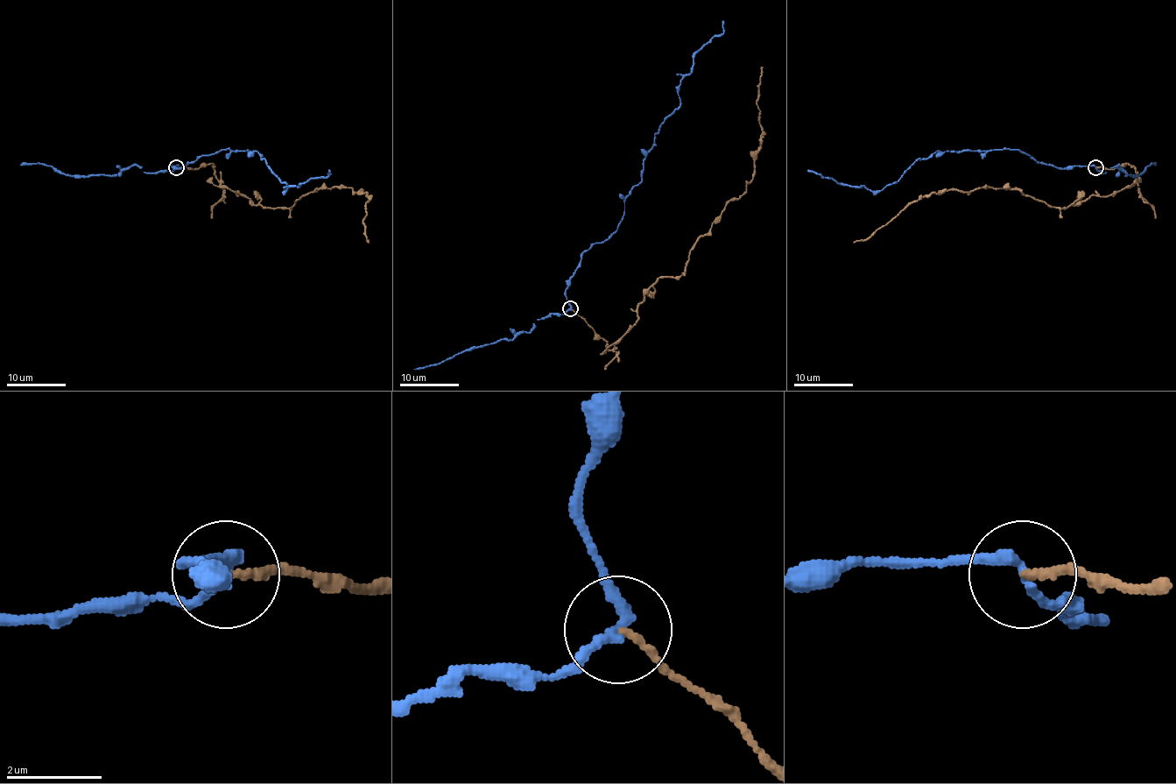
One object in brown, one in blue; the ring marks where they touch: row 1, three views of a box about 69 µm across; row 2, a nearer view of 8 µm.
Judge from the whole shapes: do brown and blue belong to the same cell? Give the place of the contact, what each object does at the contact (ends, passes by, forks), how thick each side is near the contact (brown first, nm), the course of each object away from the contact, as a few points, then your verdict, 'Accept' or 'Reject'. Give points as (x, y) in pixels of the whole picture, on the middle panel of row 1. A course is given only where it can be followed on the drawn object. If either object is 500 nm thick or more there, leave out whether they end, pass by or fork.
Place: (570, 308). At the ring brown ends. At the ring blue passes by. Thickness 140 nm (brown) against 200 nm. Course of brown: (570, 308), (611, 349), (635, 323), (648, 289), (684, 271), (695, 242), (753, 179), (763, 67). Course of blue: (570, 308), (567, 280), (582, 254), (617, 229), (660, 124), (680, 102), (693, 57), (723, 31), (721, 21). Reject

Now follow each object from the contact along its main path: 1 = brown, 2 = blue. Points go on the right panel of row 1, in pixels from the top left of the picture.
1: (1095, 167), (1127, 163), (1136, 180), (1109, 195), (1066, 208), (1018, 190), (940, 190), (854, 241)
2: (1095, 167), (1058, 167), (1016, 150), (936, 151), (918, 158), (897, 182), (871, 191), (843, 186), (808, 169)

